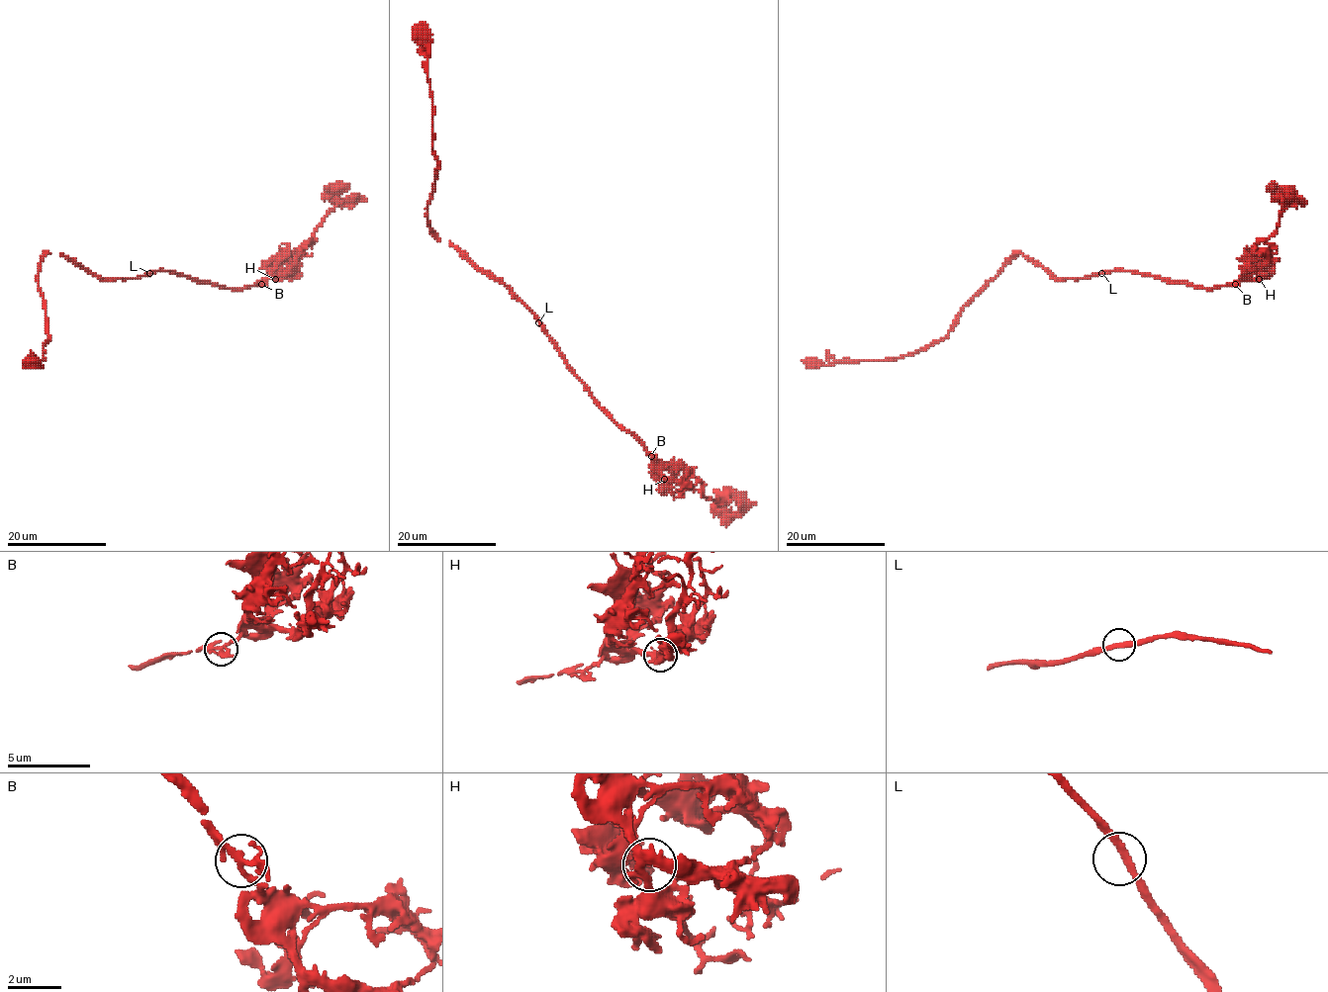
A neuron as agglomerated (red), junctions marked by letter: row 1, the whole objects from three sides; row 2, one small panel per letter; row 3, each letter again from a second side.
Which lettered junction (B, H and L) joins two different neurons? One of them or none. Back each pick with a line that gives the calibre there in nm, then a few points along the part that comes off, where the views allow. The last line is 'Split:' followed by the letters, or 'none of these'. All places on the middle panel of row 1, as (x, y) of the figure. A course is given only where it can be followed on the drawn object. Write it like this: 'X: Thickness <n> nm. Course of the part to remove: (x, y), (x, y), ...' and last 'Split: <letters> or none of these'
Split: none of these

